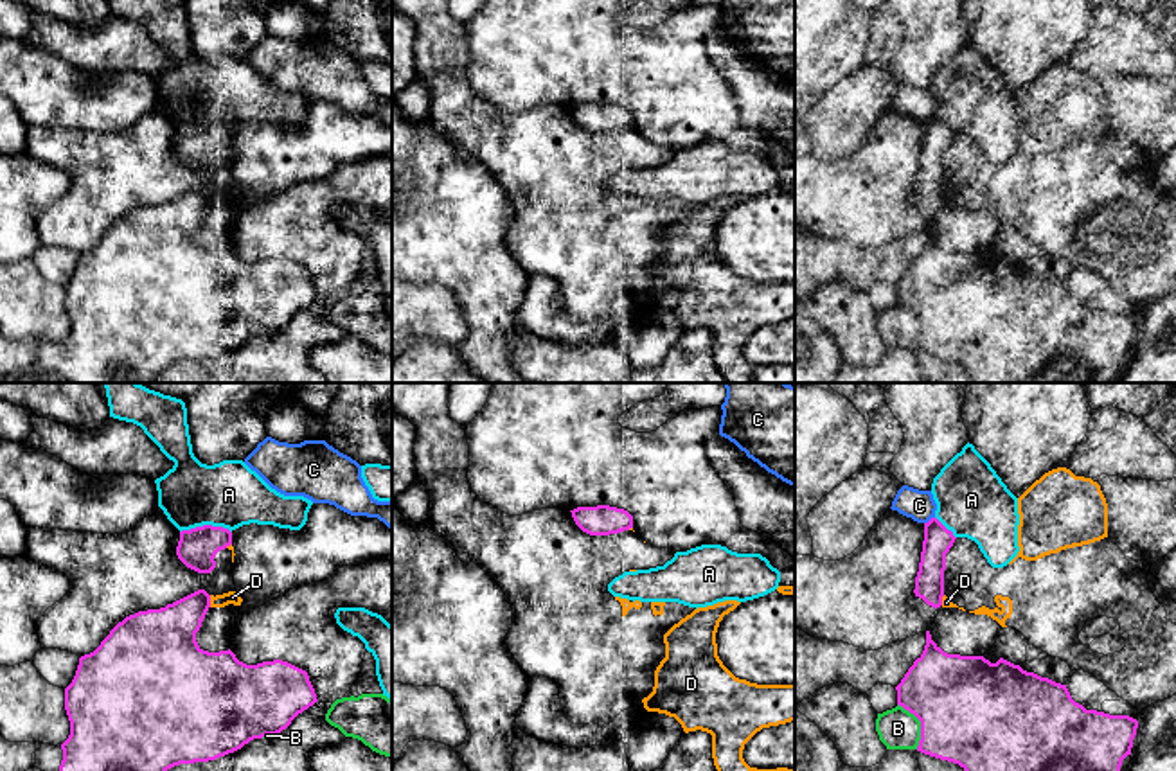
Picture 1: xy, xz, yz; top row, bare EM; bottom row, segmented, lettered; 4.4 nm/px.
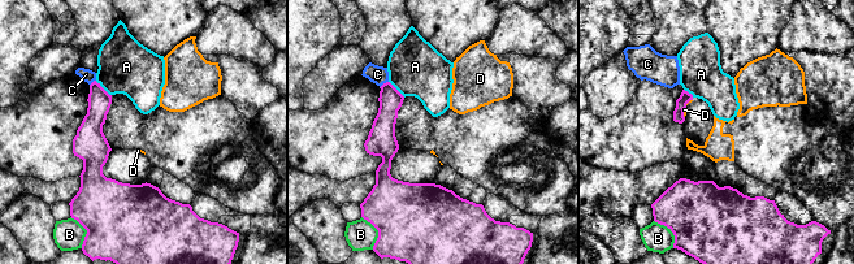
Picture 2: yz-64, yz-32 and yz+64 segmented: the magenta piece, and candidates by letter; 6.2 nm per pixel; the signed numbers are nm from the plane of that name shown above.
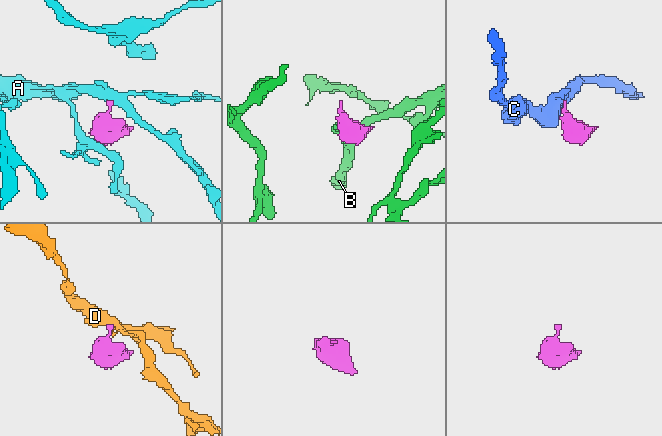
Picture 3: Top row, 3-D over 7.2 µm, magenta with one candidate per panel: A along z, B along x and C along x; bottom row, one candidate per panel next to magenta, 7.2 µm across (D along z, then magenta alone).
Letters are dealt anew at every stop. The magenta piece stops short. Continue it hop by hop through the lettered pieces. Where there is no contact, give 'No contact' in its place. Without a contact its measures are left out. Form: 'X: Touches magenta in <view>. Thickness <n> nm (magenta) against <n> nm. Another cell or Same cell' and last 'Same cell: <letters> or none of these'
A: Touches magenta in xy. Thickness 180 nm (magenta) against 300 nm. Another cell
B: Touches magenta in yz. Thickness 480 nm (magenta) against 180 nm. Another cell
C: Touches magenta in yz. Thickness 130 nm (magenta) against 140 nm. Another cell
D: Touches magenta in xy. Thickness 260 nm (magenta) against 60 nm. Another cell
Same cell: none of these

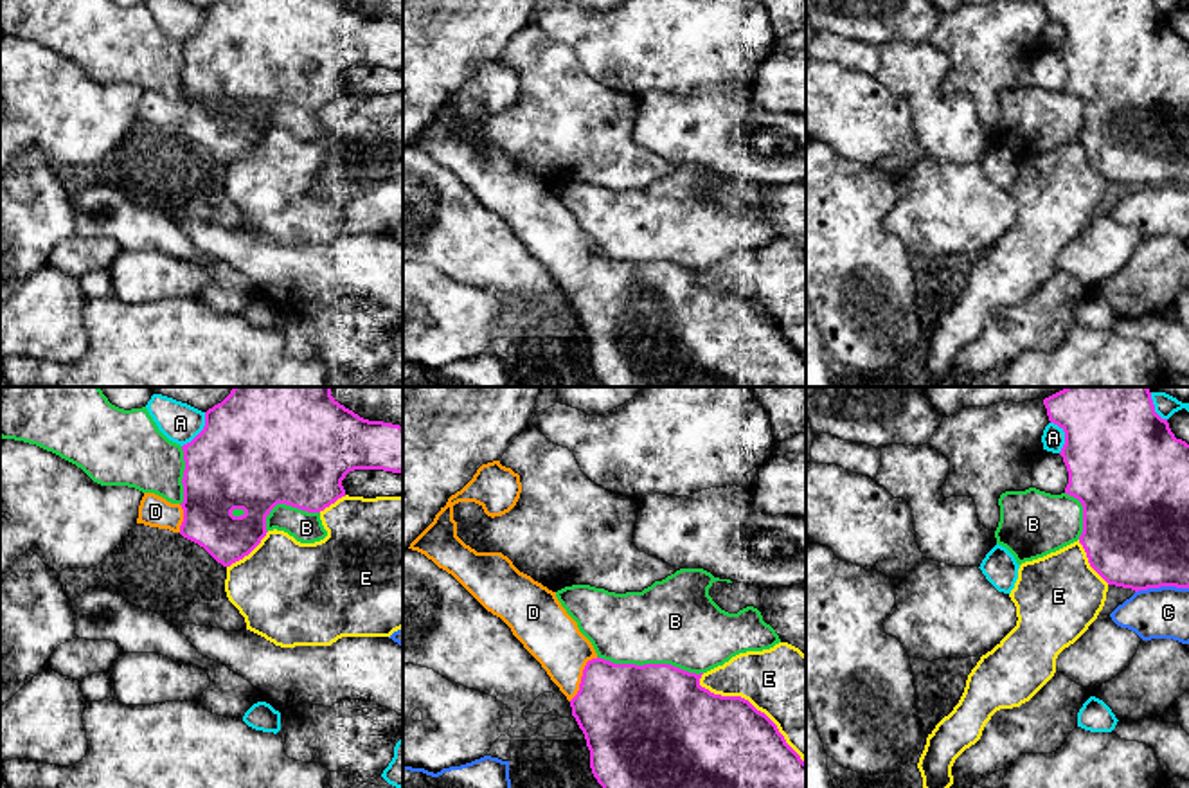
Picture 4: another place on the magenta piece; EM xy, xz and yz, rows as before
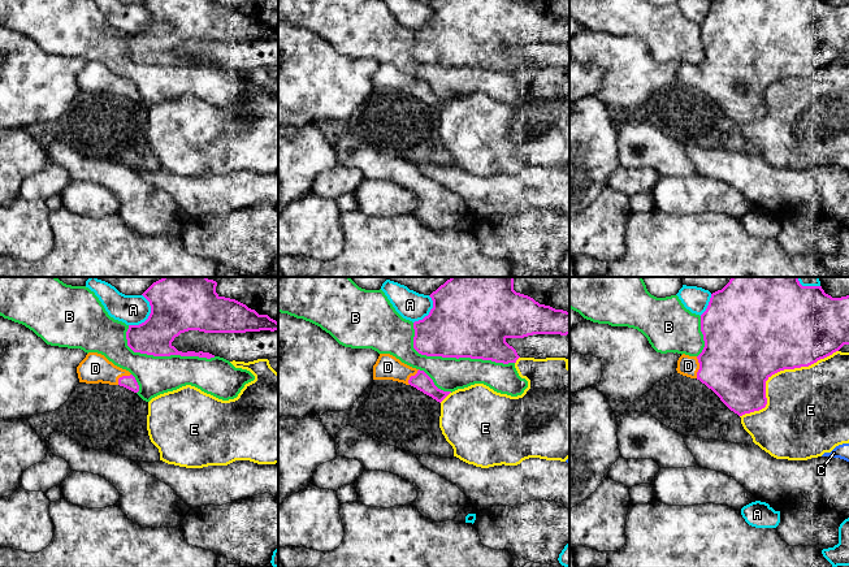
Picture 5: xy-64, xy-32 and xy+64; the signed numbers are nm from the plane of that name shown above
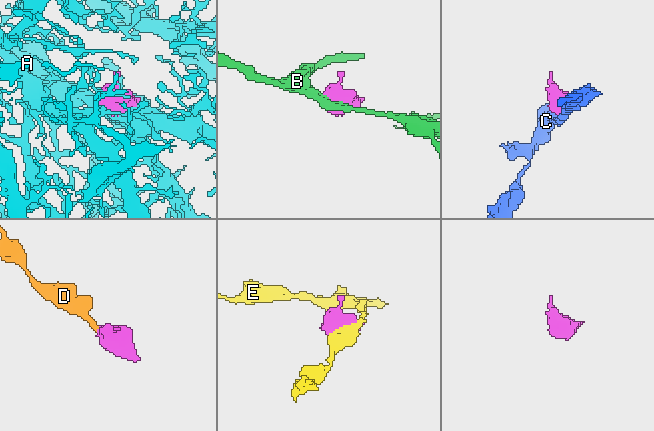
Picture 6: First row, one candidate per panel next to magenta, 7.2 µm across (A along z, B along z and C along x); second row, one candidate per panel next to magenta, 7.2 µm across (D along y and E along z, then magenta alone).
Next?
A: Touches magenta in xy. Thickness 480 nm (magenta) against 180 nm. Another cell
B: Touches magenta in xz. Thickness 500 nm (magenta) against 380 nm. Another cell
C: Touches magenta in yz. Thickness 460 nm (magenta) against 220 nm. Another cell
D: Touches magenta in xz. Thickness 420 nm (magenta) against 240 nm. Same cell
E: Touches magenta in xz. Thickness 500 nm (magenta) against 360 nm. Another cell
Same cell: D

